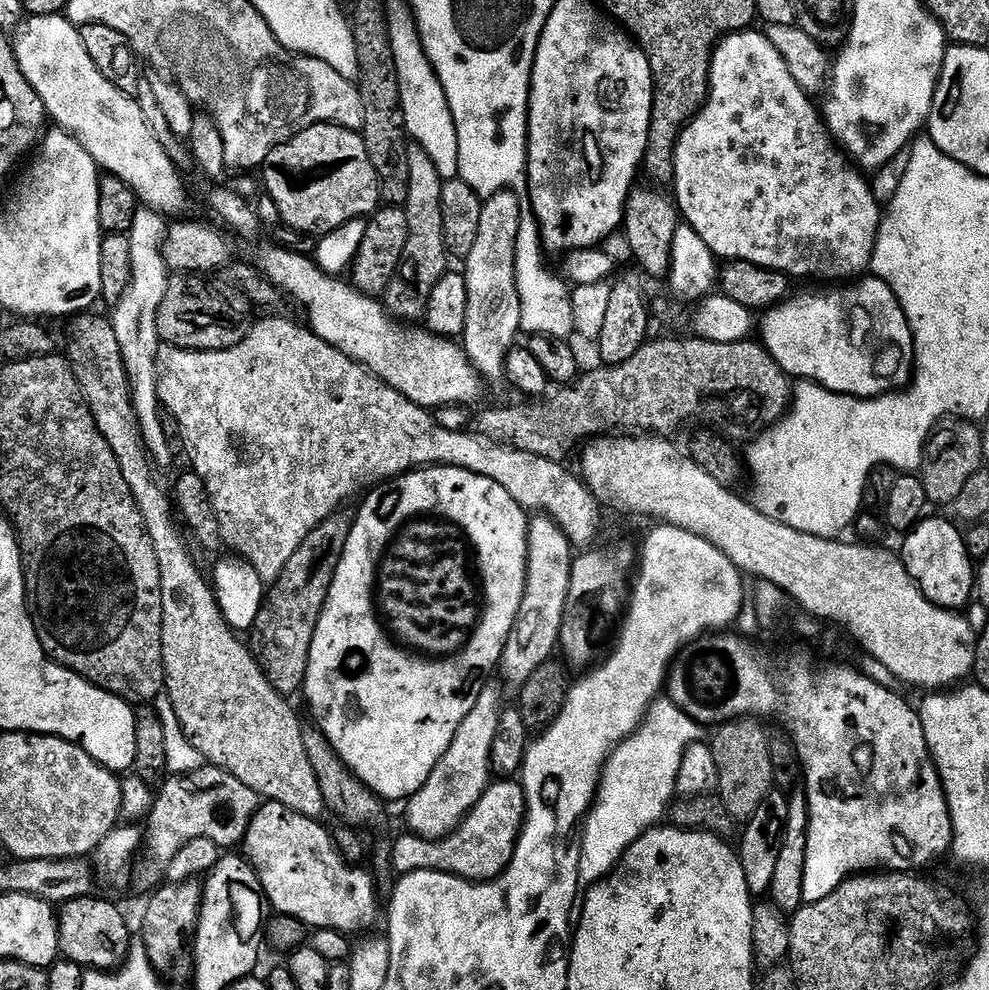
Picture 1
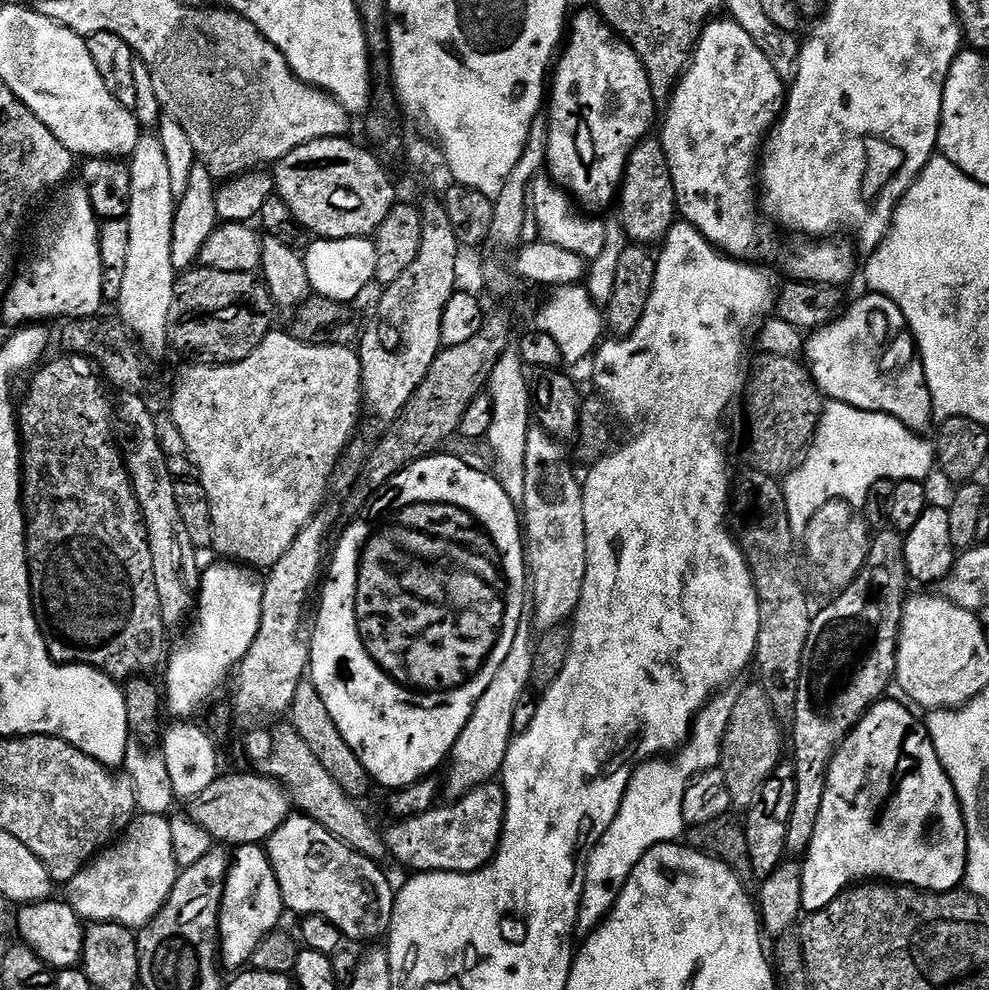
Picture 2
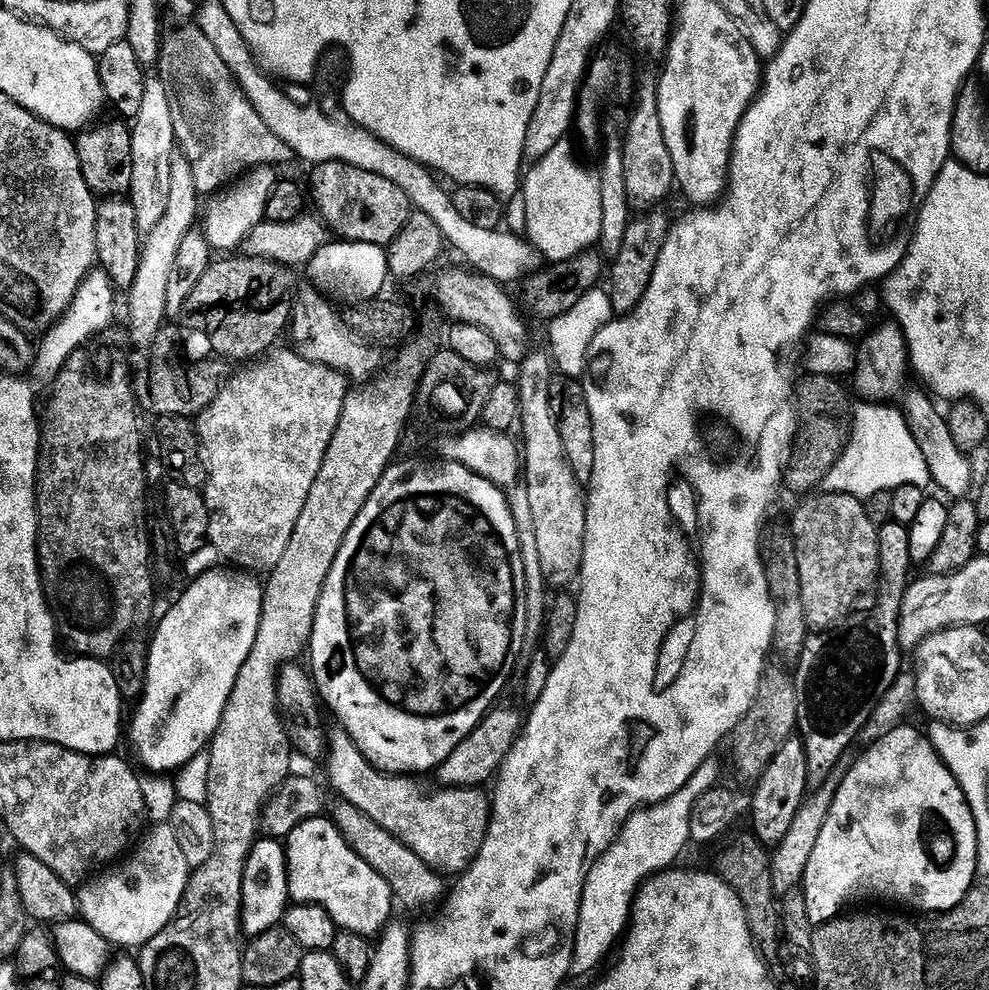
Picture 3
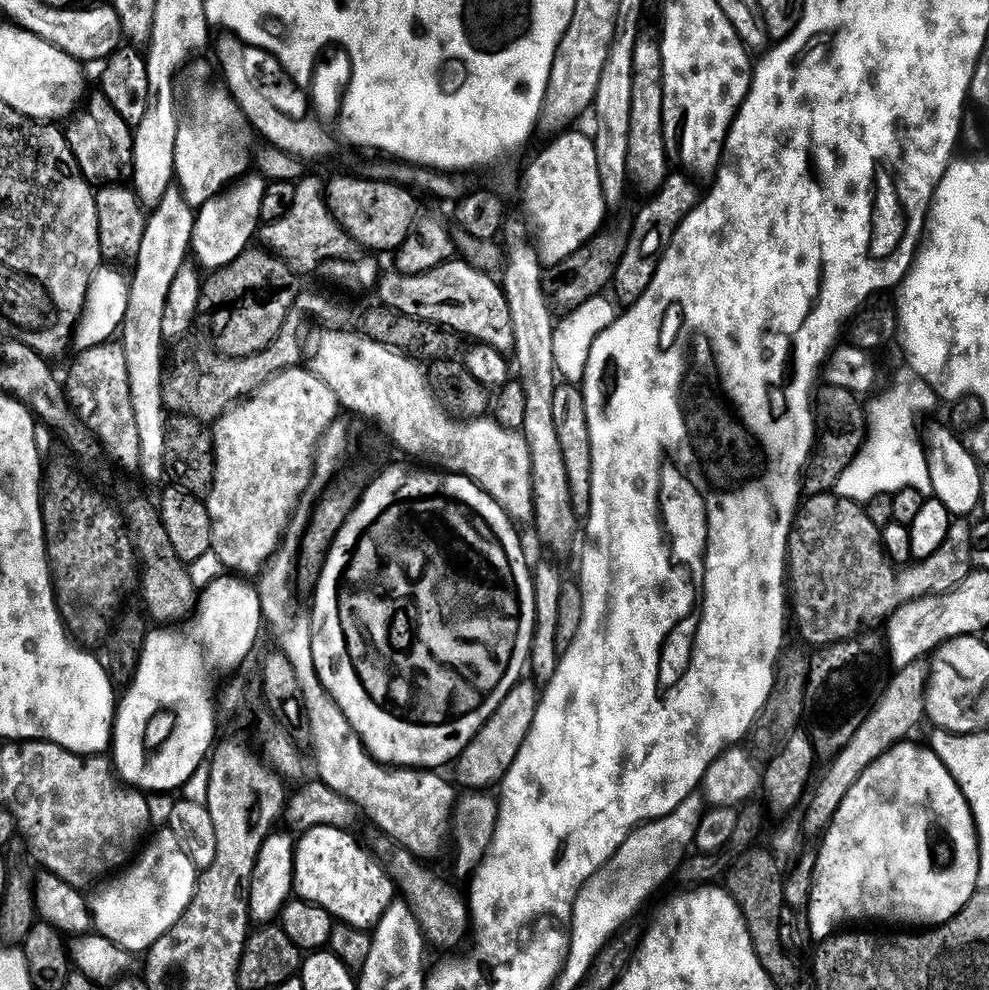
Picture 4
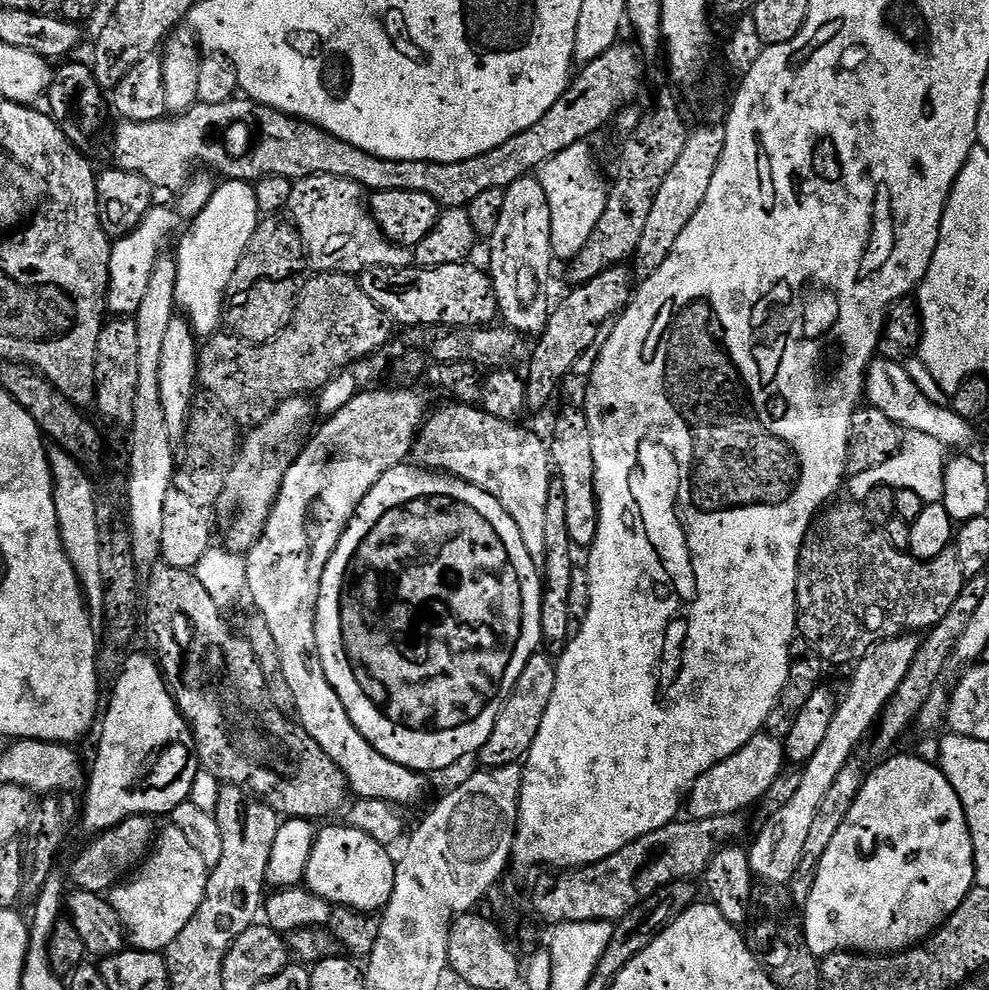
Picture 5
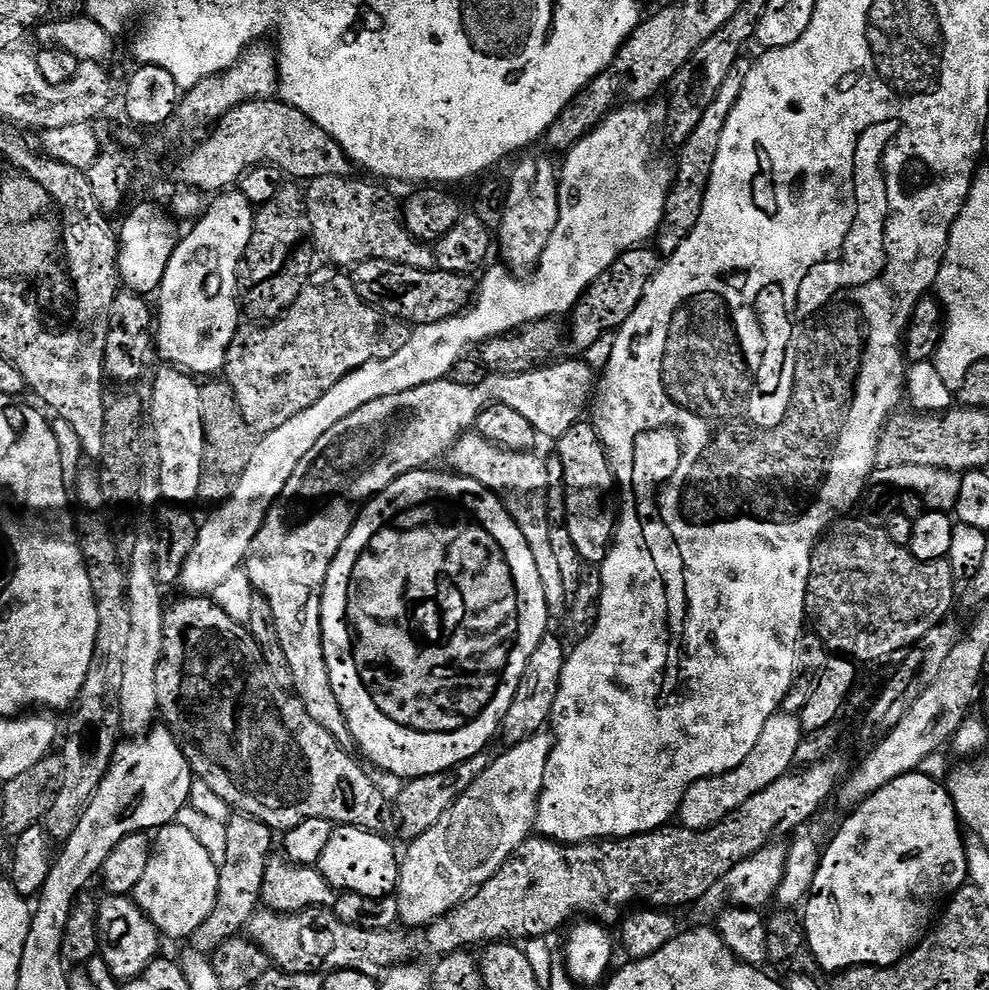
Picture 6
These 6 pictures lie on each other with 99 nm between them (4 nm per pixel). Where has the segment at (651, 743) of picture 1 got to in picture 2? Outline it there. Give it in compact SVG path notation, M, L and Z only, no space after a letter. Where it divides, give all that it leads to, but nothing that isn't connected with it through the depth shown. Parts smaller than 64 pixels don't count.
M732 690L713 695L708 705L696 713L690 739L675 755L671 758L646 760L632 775L628 783L628 793L622 798L622 806L614 822L610 822L610 830L602 834L588 856L580 899L580 908L586 908L586 914L578 914L577 927L581 924L592 924L600 912L602 918L598 918L599 923L607 918L614 902L618 902L618 894L622 894L622 886L626 886L626 878L630 878L634 866L642 862L642 854L646 854L646 850L659 844L679 841L685 835L683 799L687 788L701 773L709 772L719 765L726 726L730 726L730 714L734 710L736 697L737 693Z

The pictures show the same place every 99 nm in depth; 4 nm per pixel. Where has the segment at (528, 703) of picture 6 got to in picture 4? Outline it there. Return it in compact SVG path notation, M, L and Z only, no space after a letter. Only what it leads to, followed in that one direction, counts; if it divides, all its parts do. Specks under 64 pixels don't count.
M521 678L502 698L502 706L490 714L486 726L478 730L476 737L466 746L466 750L461 754L458 763L455 765L456 772L460 775L460 780L468 790L486 790L490 784L499 785L510 766L518 758L518 750L522 750L522 742L530 734L534 726L534 718L538 714L538 706L542 695L541 685L532 678Z

